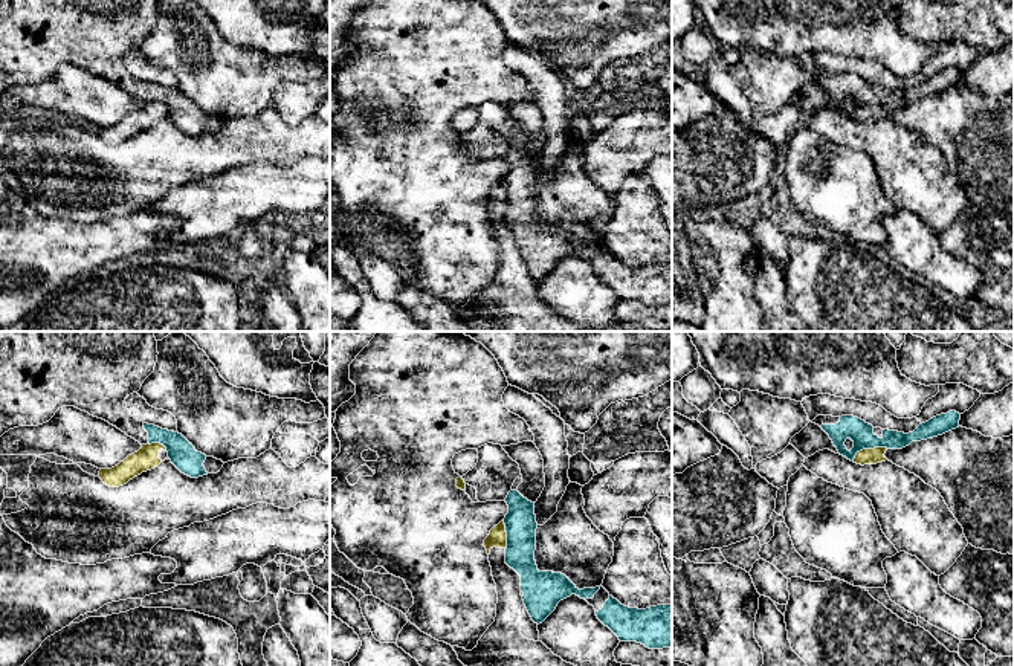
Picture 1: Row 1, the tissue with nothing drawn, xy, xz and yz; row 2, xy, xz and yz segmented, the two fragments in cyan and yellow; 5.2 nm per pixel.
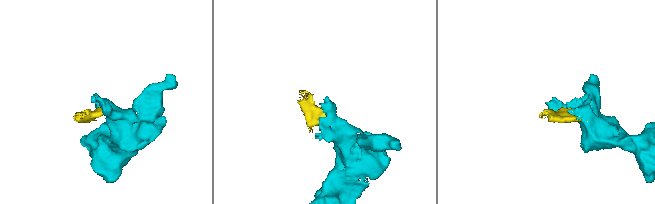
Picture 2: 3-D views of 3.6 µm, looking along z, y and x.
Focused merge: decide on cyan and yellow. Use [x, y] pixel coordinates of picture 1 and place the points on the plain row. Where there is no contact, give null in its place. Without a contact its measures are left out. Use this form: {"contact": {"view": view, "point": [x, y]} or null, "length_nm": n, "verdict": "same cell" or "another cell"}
{"contact": {"view": "yz", "point": [869, 106]}, "length_nm": 200, "verdict": "another cell"}

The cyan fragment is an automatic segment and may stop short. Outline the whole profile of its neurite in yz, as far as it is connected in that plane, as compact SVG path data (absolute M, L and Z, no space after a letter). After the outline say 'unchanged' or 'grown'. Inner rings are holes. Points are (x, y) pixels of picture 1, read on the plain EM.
M950 69L921 81L913 90L904 92L874 86L864 78L854 73L817 73L812 81L819 82L832 98L838 112L854 119L863 107L887 105L903 107L912 99L921 99L942 93L959 84L961 72Z; grown

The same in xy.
M0 0L0 95L18 84L46 81L61 64L75 64L108 79L140 102L163 102L168 116L182 131L191 136L208 133L203 124L206 113L197 110L182 92L139 79L124 66L125 55L137 50L154 29L157 12L157 0Z; grown

